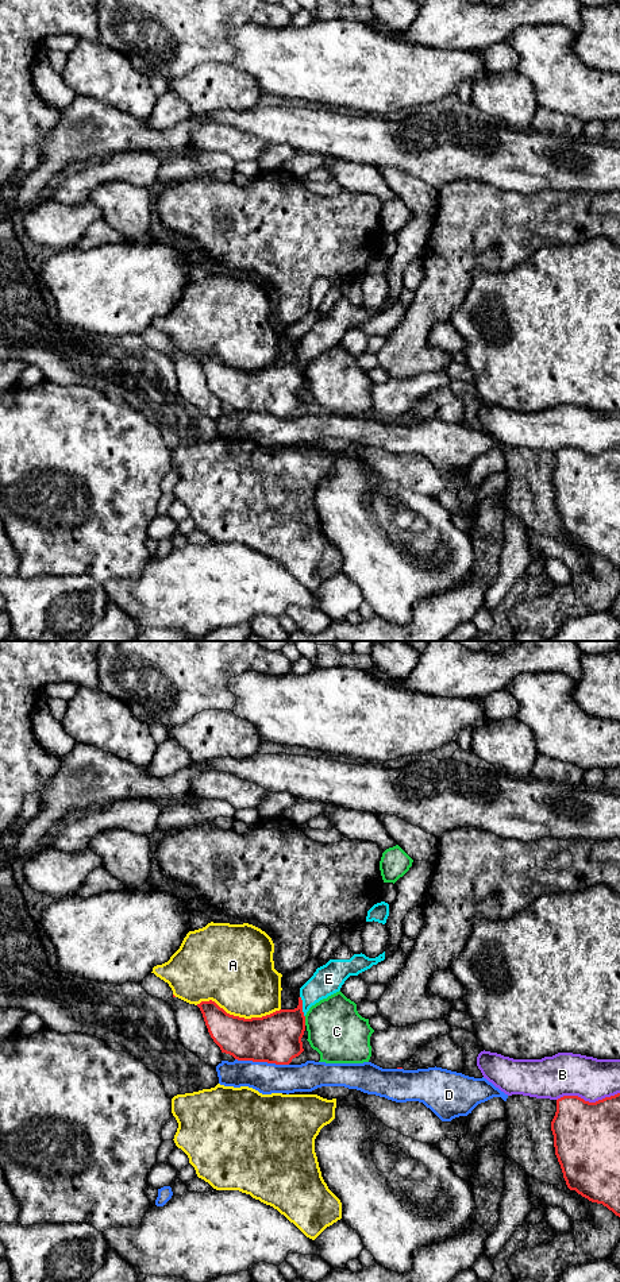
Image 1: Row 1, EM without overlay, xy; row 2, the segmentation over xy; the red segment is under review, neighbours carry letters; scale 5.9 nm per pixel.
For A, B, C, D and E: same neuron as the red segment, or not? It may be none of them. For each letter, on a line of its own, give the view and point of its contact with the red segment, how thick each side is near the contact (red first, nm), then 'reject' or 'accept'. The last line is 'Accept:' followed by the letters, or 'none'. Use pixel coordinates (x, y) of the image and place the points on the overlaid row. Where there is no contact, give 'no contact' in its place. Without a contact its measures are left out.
A: meets red in xy at (238, 1016); 280 nm thick on the red side, 440 nm on the other; reject
B: meets red in xy at (588, 1101); 400 nm thick on the red side, 260 nm on the other; reject
C: meets red in xy at (304, 1020); 300 nm thick on the red side, 340 nm on the other; reject
D: meets red in xy at (262, 1061); 300 nm thick on the red side, 180 nm on the other; reject
E: meets red in xy at (301, 1007); 300 nm thick on the red side, 180 nm on the other; accept
Accept: E

